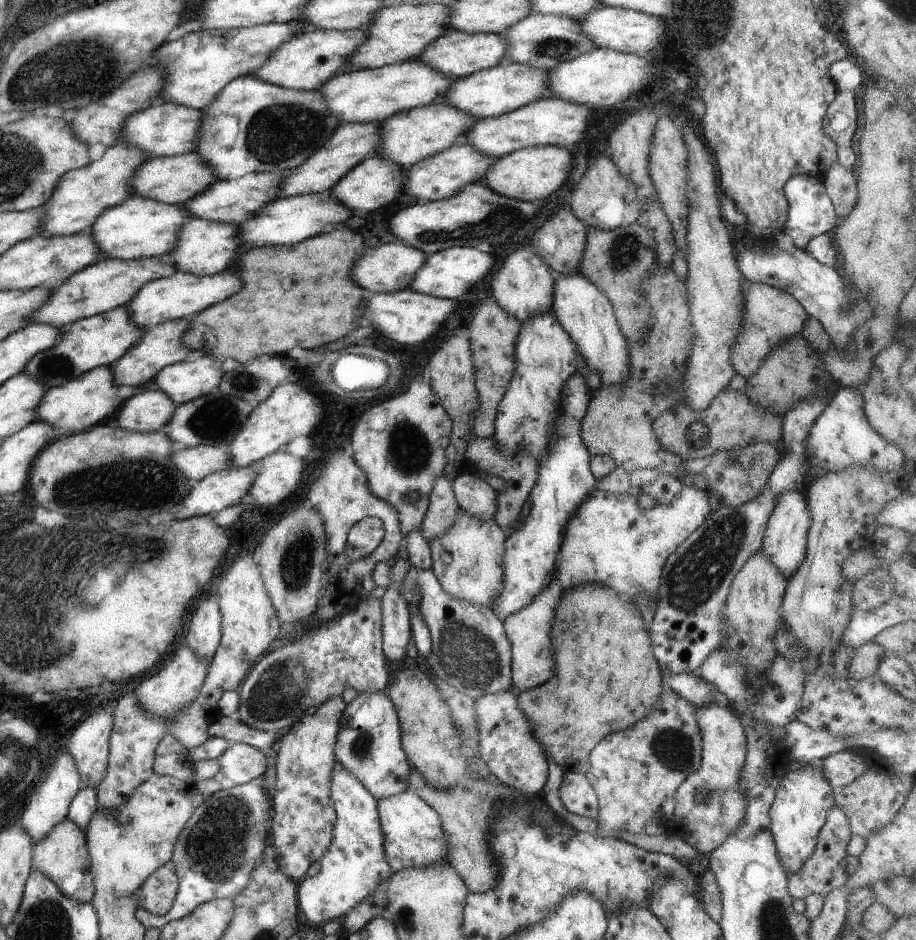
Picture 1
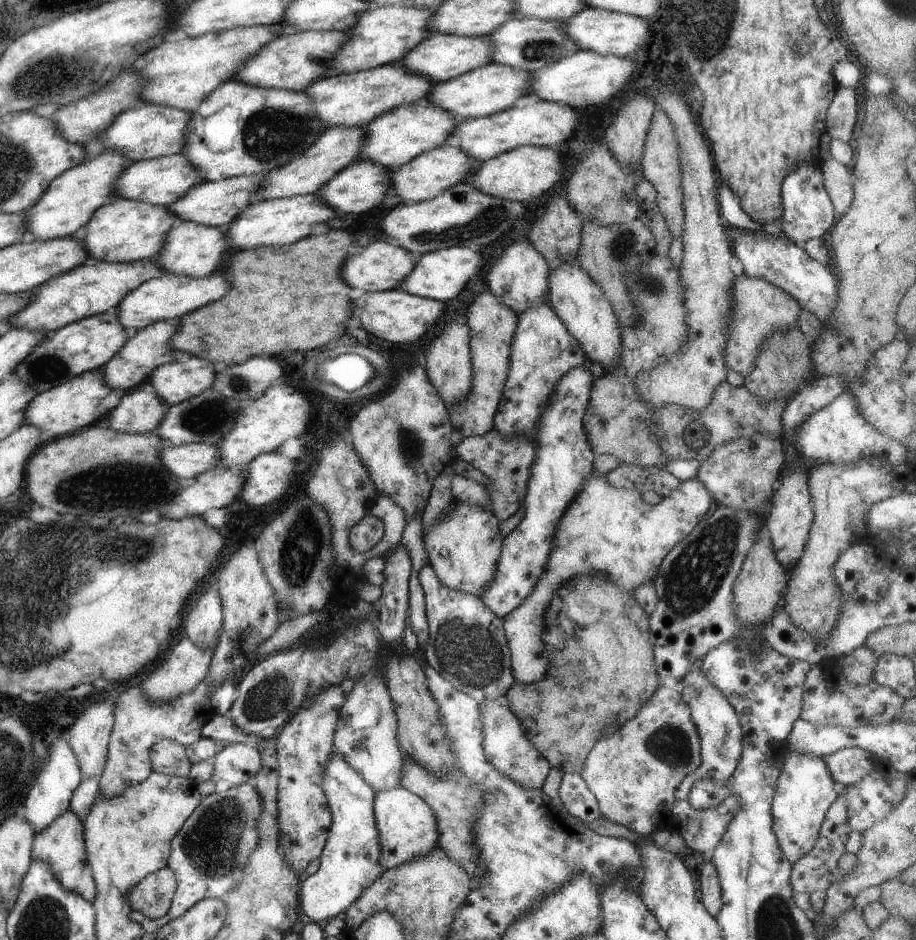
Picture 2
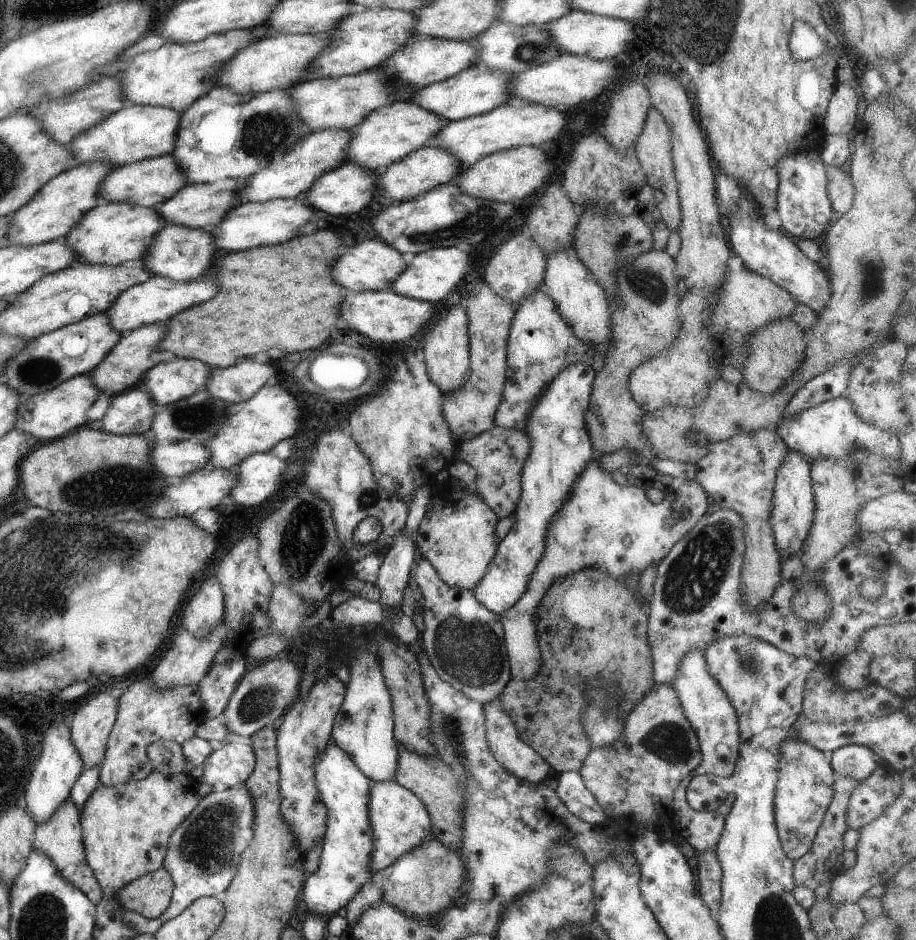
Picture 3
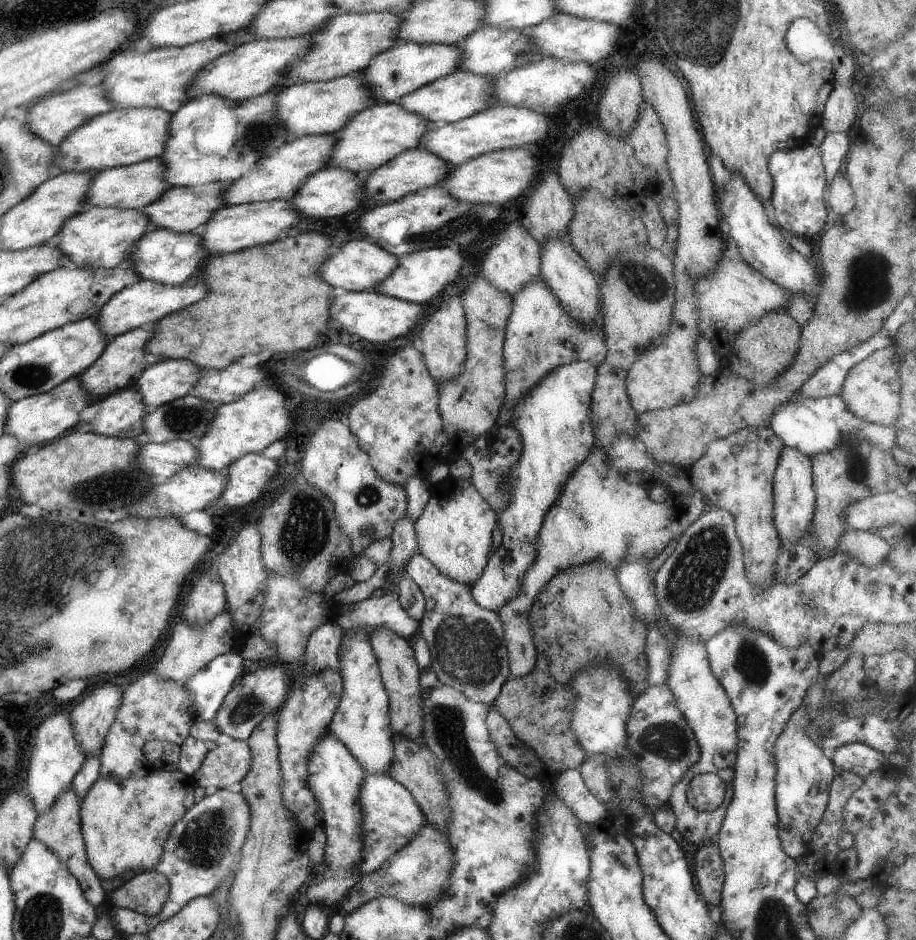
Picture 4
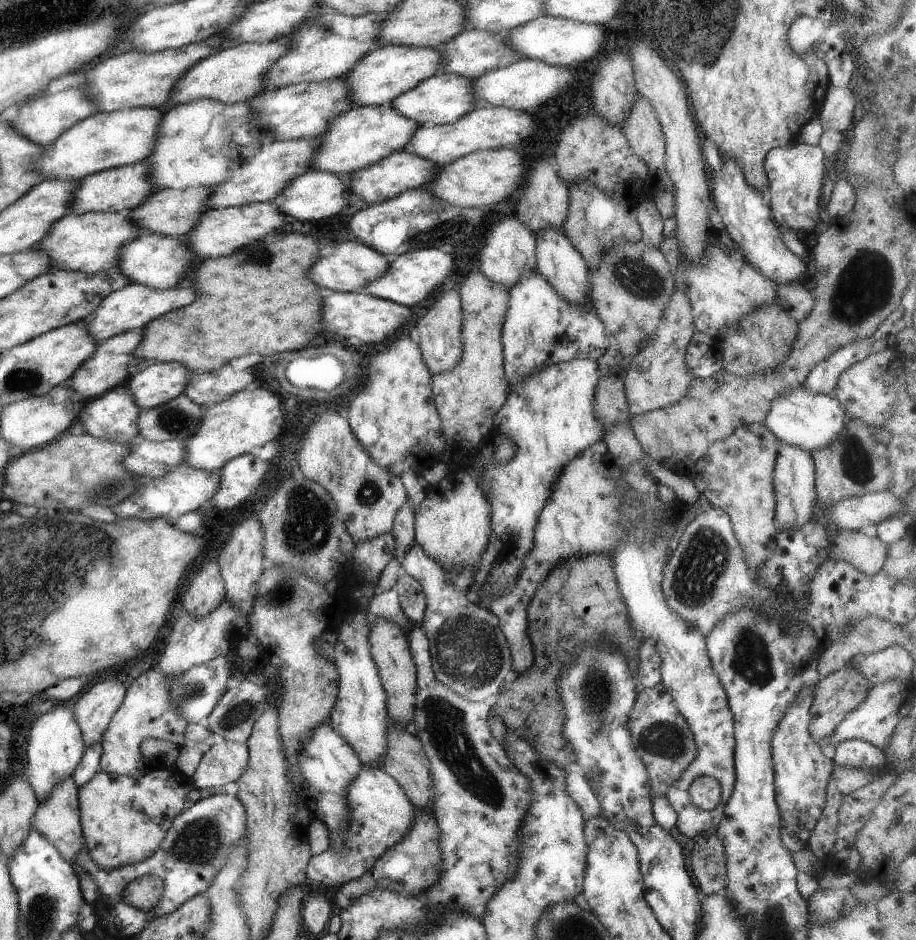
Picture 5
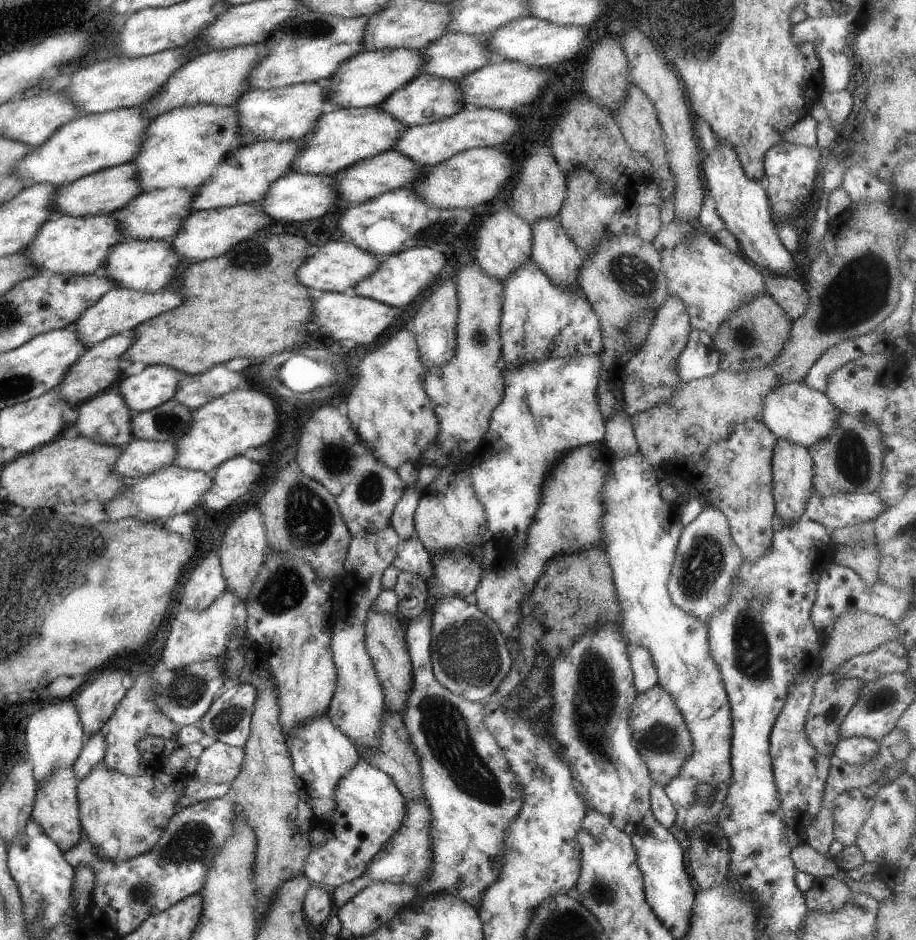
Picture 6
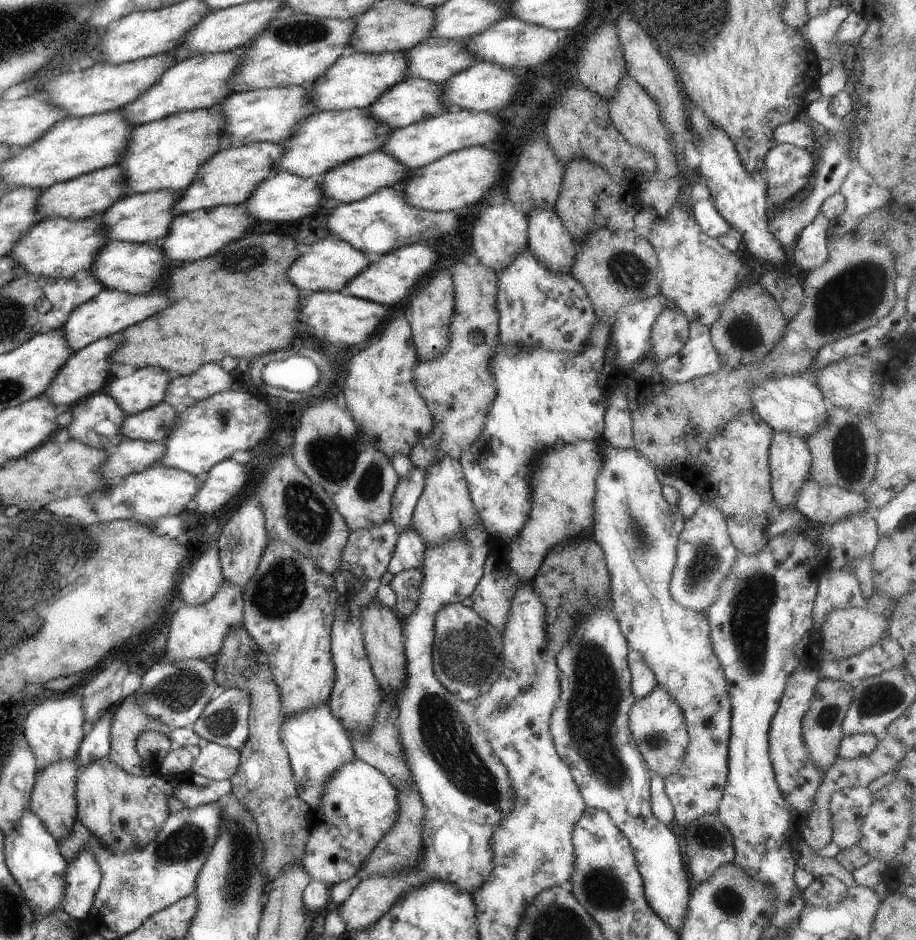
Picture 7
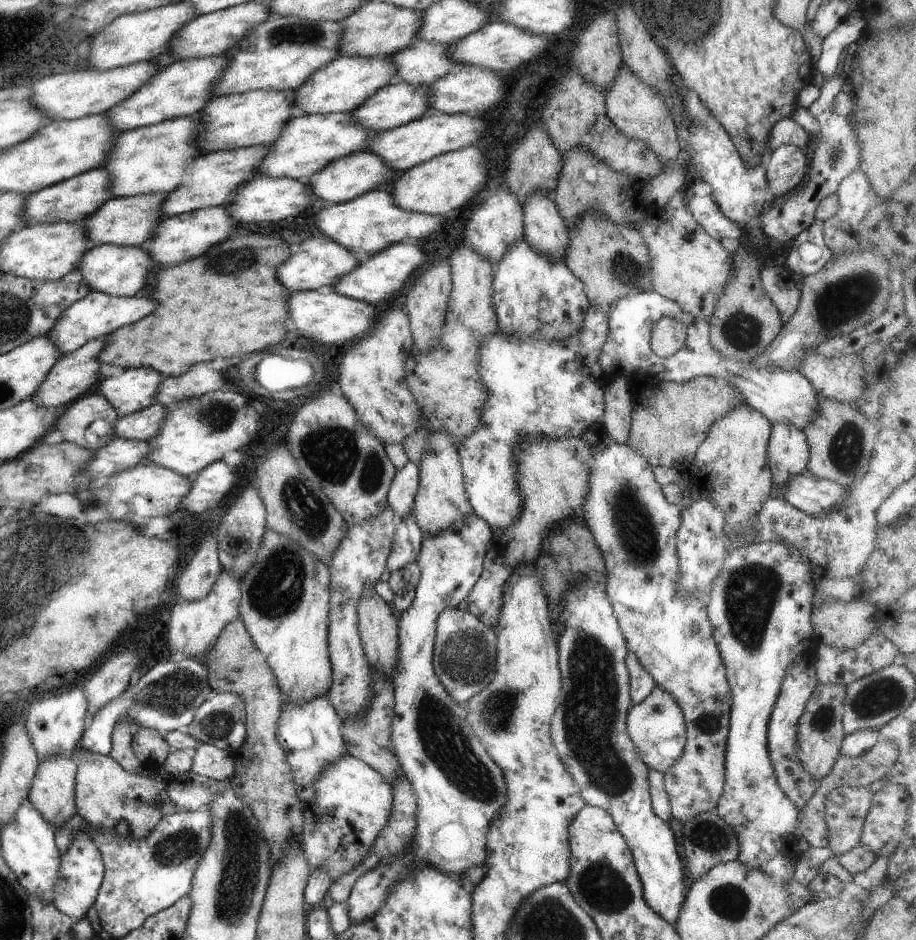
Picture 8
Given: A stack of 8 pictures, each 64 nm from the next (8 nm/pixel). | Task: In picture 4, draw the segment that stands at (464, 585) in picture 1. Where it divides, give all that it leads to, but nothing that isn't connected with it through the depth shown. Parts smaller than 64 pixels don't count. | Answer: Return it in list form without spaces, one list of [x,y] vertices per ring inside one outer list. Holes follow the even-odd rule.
[[[449,476],[431,487],[430,493],[425,508],[413,526],[418,544],[417,552],[425,556],[445,578],[469,587],[483,574],[487,556],[493,552],[491,532],[496,528],[495,512],[471,486],[470,480],[458,480]]]

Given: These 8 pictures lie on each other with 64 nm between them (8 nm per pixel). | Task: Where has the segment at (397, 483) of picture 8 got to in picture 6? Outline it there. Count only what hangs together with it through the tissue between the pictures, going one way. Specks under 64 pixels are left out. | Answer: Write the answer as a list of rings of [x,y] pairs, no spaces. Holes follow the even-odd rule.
[[[421,465],[417,467],[417,480],[411,486],[404,487],[399,500],[390,516],[390,525],[395,534],[399,536],[399,542],[407,540],[414,535],[413,513],[419,497],[423,494],[424,488],[435,480],[439,474],[439,467]]]

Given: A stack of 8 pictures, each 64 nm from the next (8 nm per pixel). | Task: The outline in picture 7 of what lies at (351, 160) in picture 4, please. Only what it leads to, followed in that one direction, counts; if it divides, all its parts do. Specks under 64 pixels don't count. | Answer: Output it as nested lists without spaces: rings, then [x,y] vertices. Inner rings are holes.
[[[361,108],[316,111],[303,122],[295,124],[295,132],[283,142],[285,150],[275,162],[273,173],[287,172],[303,178],[319,176],[337,164],[379,151],[391,131],[387,124],[379,124],[379,120],[373,120],[373,116],[367,116],[367,112]]]

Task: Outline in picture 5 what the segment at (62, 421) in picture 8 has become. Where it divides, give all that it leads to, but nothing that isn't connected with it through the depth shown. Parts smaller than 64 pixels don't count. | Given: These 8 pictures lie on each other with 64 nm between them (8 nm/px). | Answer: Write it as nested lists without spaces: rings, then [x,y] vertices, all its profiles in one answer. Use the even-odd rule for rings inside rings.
[[[125,384],[86,400],[81,409],[83,414],[76,420],[85,433],[95,438],[129,443],[137,434],[135,420],[141,410],[135,406],[133,394]]]

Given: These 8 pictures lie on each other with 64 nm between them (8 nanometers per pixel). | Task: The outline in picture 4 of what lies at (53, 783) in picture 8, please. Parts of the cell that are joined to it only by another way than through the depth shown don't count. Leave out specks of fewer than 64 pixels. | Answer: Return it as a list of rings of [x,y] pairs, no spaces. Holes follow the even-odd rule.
[[[69,785],[55,798],[55,802],[51,804],[51,808],[47,812],[41,812],[40,815],[37,815],[37,822],[34,823],[33,838],[42,841],[57,856],[57,860],[67,866],[67,872],[74,876],[79,883],[79,888],[83,892],[83,898],[91,906],[97,907],[103,903],[106,894],[100,879],[86,861],[86,852],[80,829],[79,809],[80,800],[75,796],[73,788]]]

